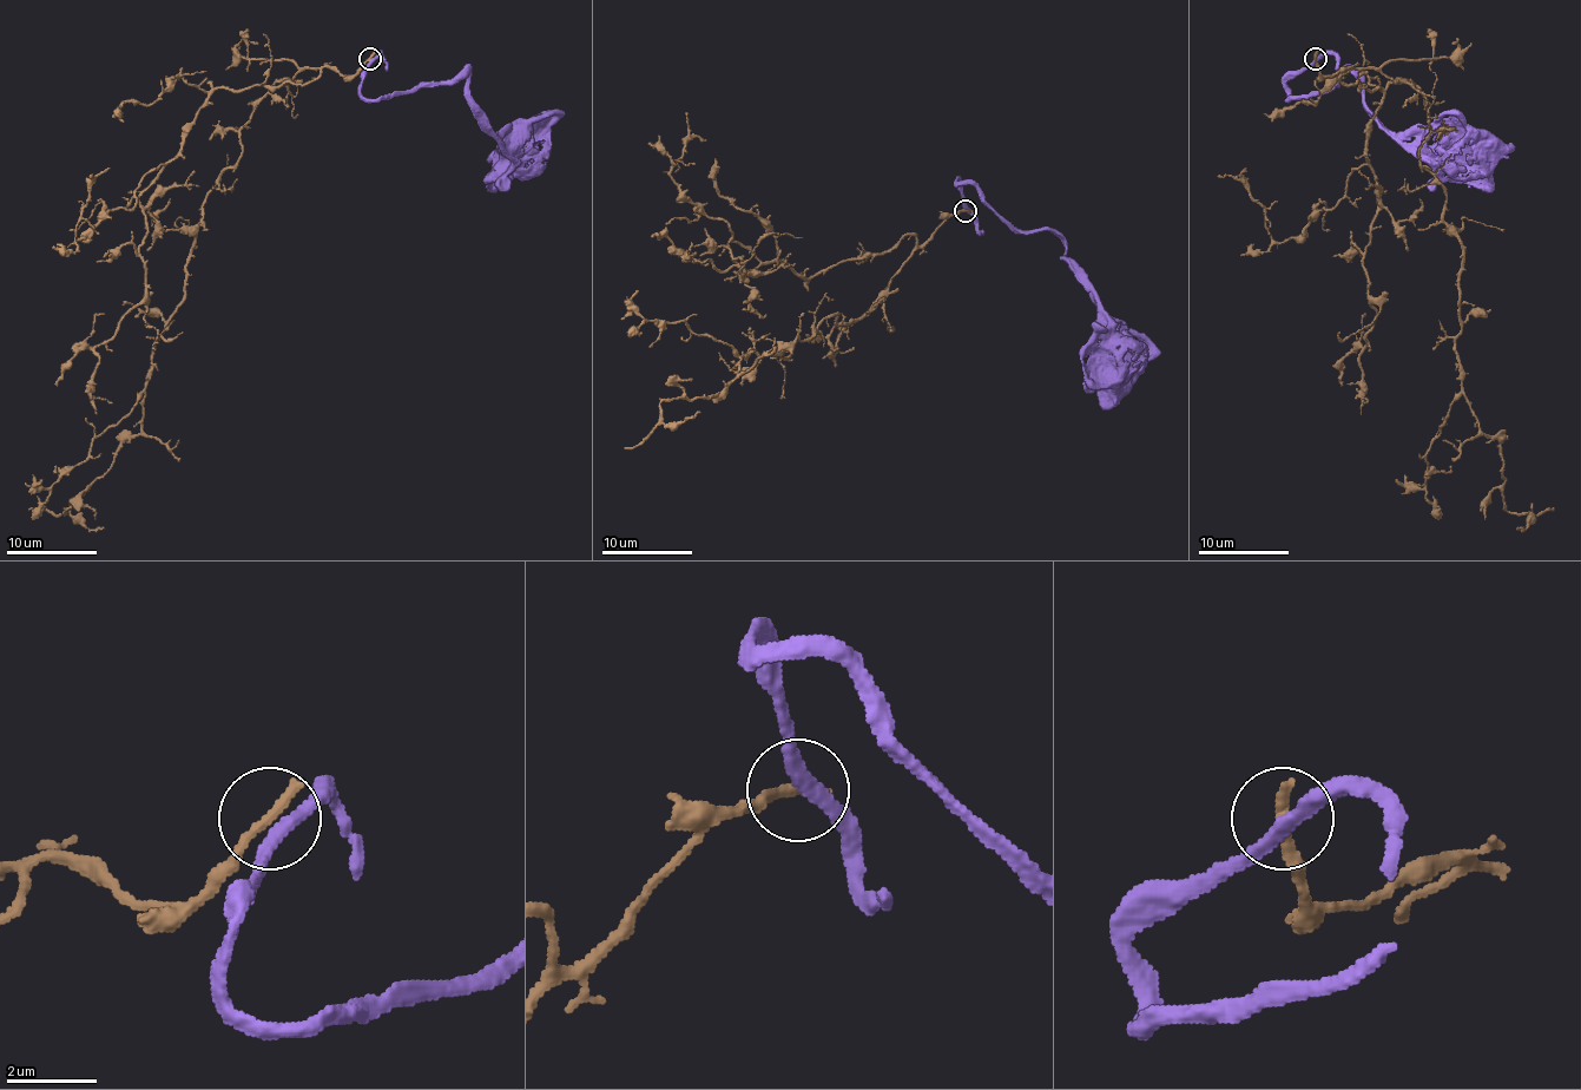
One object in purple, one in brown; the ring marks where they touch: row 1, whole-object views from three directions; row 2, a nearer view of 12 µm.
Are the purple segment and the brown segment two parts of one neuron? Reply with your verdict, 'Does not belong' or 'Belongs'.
Does not belong

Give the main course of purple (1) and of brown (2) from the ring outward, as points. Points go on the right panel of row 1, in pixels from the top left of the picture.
1: (1315, 60), (1285, 83), (1288, 98), (1324, 94), (1349, 71), (1359, 83), (1364, 105), (1423, 155), (1477, 150)
2: (1315, 58), (1322, 76), (1410, 80), (1425, 103), (1418, 162), (1462, 245), (1464, 396), (1500, 444), (1517, 527)

